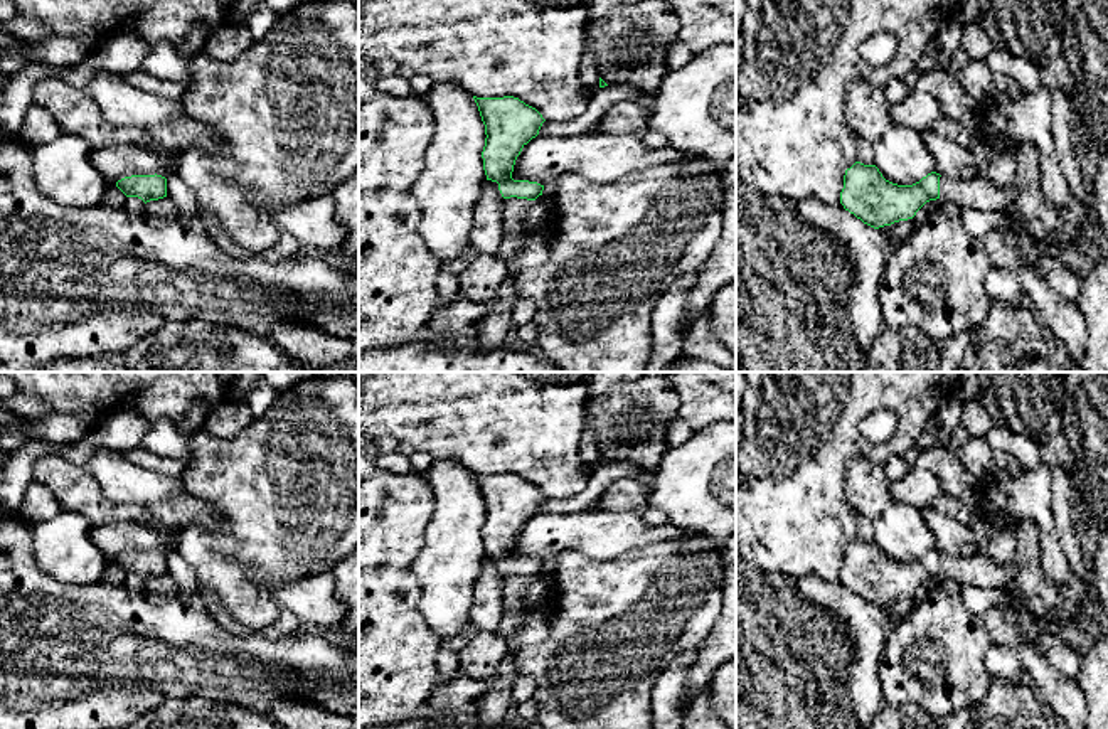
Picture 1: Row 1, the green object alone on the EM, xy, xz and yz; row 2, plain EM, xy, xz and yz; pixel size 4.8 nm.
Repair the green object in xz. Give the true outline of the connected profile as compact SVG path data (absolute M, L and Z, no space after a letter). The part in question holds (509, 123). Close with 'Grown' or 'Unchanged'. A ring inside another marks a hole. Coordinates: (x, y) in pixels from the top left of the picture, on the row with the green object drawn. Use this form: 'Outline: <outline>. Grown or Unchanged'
Outline: M473 96L485 125L482 152L487 180L497 182L505 199L502 212L503 239L498 256L509 268L510 259L525 246L530 231L524 229L527 209L542 195L544 185L529 180L514 180L512 172L522 148L539 135L542 114L514 96Z. Grown

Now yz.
Outline: M855 162L844 175L840 204L864 224L879 229L908 221L930 200L956 204L965 212L1007 212L1015 199L1012 185L995 187L975 175L970 180L928 173L913 185L898 185L882 177L876 165Z. Grown

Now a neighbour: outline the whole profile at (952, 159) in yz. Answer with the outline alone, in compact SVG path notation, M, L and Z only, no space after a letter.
M931 130L923 133L923 140L933 155L936 173L962 180L970 180L977 175L973 153L962 143L945 138Z

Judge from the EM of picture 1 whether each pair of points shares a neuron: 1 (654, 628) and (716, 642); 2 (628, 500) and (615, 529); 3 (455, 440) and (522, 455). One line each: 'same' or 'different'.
1: different
2: different
3: same

